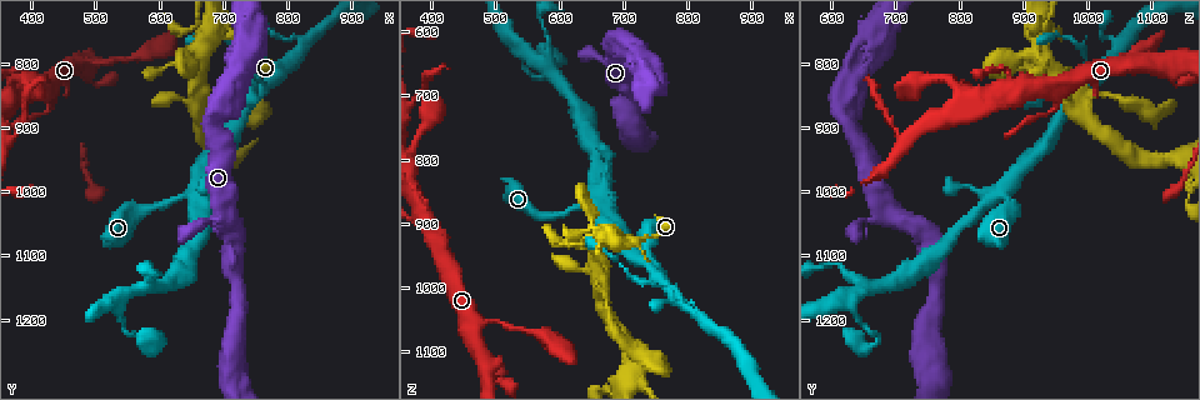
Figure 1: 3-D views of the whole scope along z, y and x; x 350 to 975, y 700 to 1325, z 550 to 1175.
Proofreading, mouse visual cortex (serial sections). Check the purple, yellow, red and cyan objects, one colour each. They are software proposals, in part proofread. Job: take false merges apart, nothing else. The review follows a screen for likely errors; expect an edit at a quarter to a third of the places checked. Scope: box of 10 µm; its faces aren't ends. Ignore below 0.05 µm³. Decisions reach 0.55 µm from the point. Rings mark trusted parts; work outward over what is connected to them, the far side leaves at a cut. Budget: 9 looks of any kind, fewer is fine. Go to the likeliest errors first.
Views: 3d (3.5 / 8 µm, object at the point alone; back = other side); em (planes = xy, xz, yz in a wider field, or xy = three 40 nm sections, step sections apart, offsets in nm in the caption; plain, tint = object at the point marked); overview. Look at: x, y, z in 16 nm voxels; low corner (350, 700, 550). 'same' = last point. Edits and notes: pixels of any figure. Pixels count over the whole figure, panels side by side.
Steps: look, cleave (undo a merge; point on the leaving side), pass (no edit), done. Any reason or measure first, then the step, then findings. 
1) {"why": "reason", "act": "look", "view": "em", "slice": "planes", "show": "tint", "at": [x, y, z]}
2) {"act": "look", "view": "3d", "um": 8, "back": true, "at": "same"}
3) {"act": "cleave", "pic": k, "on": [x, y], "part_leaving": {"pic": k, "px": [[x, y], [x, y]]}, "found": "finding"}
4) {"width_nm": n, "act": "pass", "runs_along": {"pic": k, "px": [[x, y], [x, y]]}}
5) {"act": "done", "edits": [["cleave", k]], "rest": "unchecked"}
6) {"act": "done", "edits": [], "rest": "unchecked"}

{"why": "sudden change in width", "act": "look", "view": "3d", "um": 3.5, "at": [785, 820, 1020]}

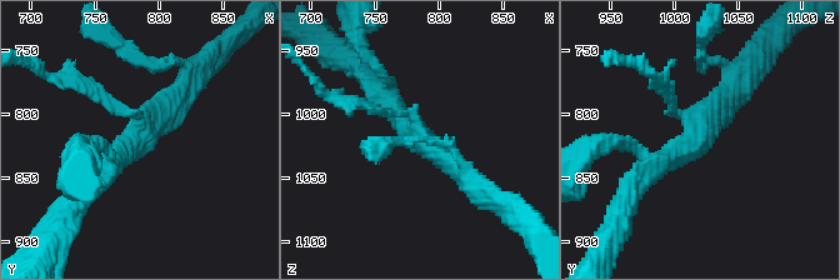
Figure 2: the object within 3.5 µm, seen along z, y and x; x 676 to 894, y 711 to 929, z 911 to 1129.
{"arms": 3, "arm_widths_nm": [100, 300, 300], "why": "shape alone is not enough", "act": "look", "view": "em", "slice": "xy", "step": 3, "show": "tint", "at": [786, 816, 1022]}

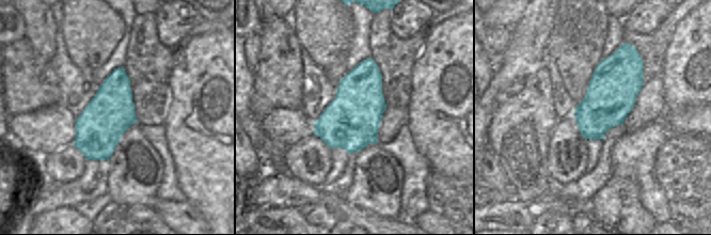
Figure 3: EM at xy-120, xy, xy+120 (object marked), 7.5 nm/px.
{"act": "look", "view": "em", "slice": "xy", "step": 5, "show": "tint", "at": "same"}

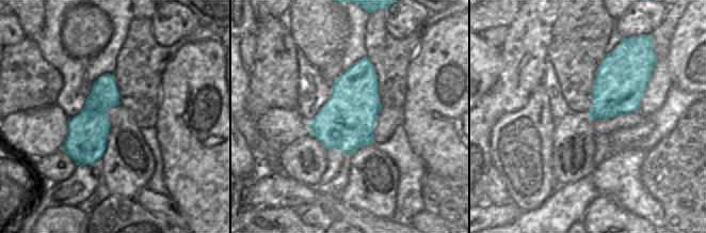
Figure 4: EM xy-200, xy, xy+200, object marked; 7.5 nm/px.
{"act": "pass", "runs_along": {"pic": 2, "px": [[95, 176], [191, 80]]}, "found": "one cell here"}

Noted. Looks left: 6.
{"why": "thin arm on a thick one", "act": "look", "view": "3d", "um": 8, "at": [700, 735, 925]}

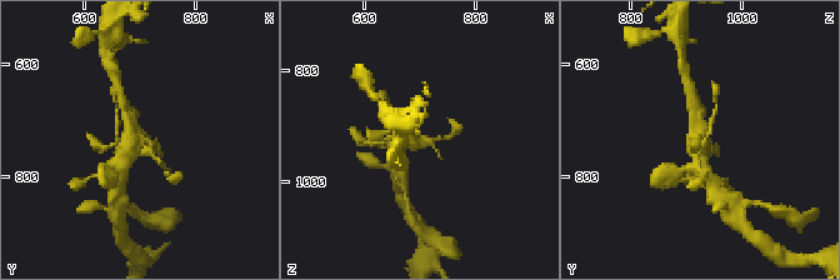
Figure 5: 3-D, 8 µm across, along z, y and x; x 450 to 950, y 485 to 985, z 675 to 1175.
{"act": "look", "view": "3d", "um": 3.5, "at": "same"}

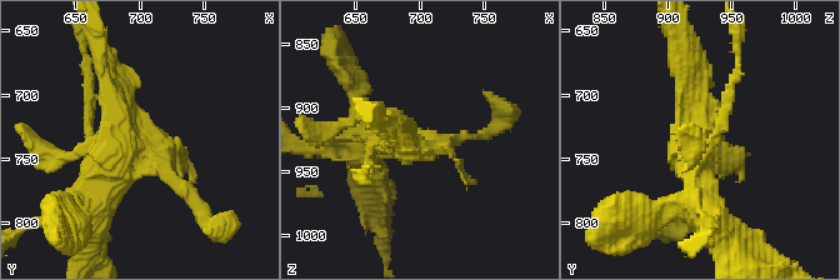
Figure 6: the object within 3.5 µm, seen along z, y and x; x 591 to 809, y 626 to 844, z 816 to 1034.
{"act": "pass", "runs_along": {"pic": 6, "px": [[193, 204], [100, 96]]}, "found": "continuous, no second cell"}

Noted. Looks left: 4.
{"why": "sudden change in width", "act": "look", "view": "em", "slice": "planes", "show": "tint", "at": [680, 1040, 660]}

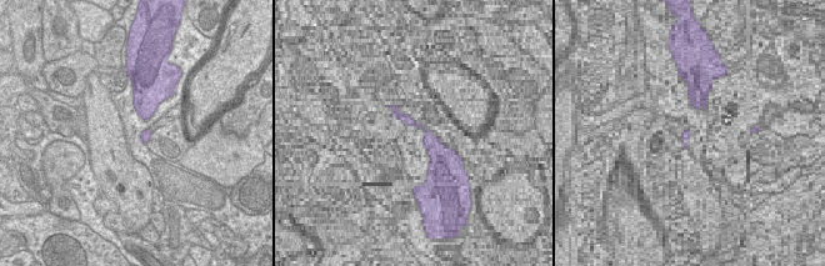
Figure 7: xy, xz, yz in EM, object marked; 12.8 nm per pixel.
{"act": "look", "view": "3d", "um": 3.5, "back": true, "at": "same"}

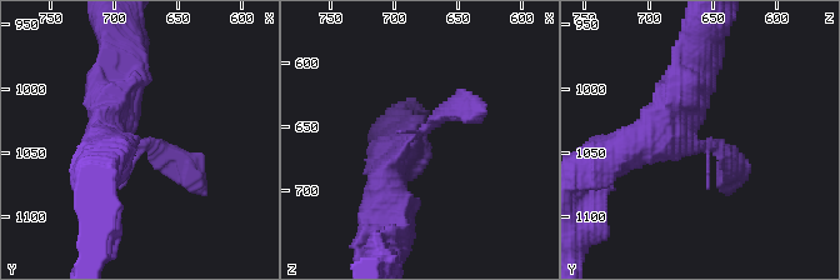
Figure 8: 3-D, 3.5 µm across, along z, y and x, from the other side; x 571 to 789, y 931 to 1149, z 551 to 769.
{"act": "pass", "runs_along": {"pic": 8, "px": [[126, 83], [123, 140], [195, 179]]}, "found": "continuous, no second cell"}

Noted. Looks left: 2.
{"why": "thin arm on a thick one", "act": "look", "view": "3d", "um": 3.5, "at": [425, 830, 950]}

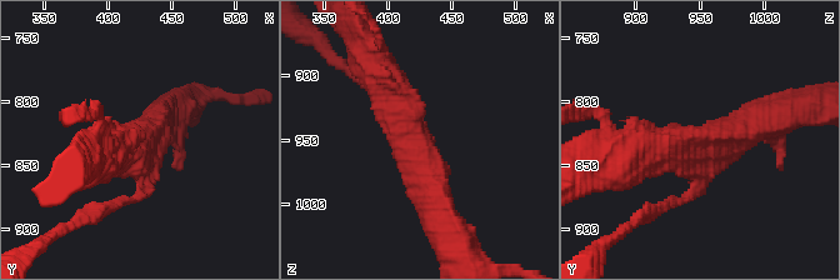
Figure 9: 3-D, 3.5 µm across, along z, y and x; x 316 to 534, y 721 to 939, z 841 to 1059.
{"arms": 3, "arm_widths_nm": [150, 400, 500], "why": "need the tissue", "act": "look", "view": "em", "slice": "xy", "step": 1, "show": "tint", "at": [420, 834, 950]}

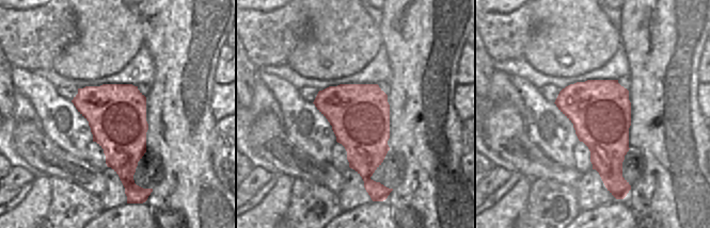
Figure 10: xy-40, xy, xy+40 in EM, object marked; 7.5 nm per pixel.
{"act": "pass", "runs_along": {"pic": 9, "px": [[436, 209], [418, 144], [375, 70]]}, "found": "one cell here"}

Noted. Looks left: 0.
{"act": "done", "edits": [], "rest": "unchecked"}

